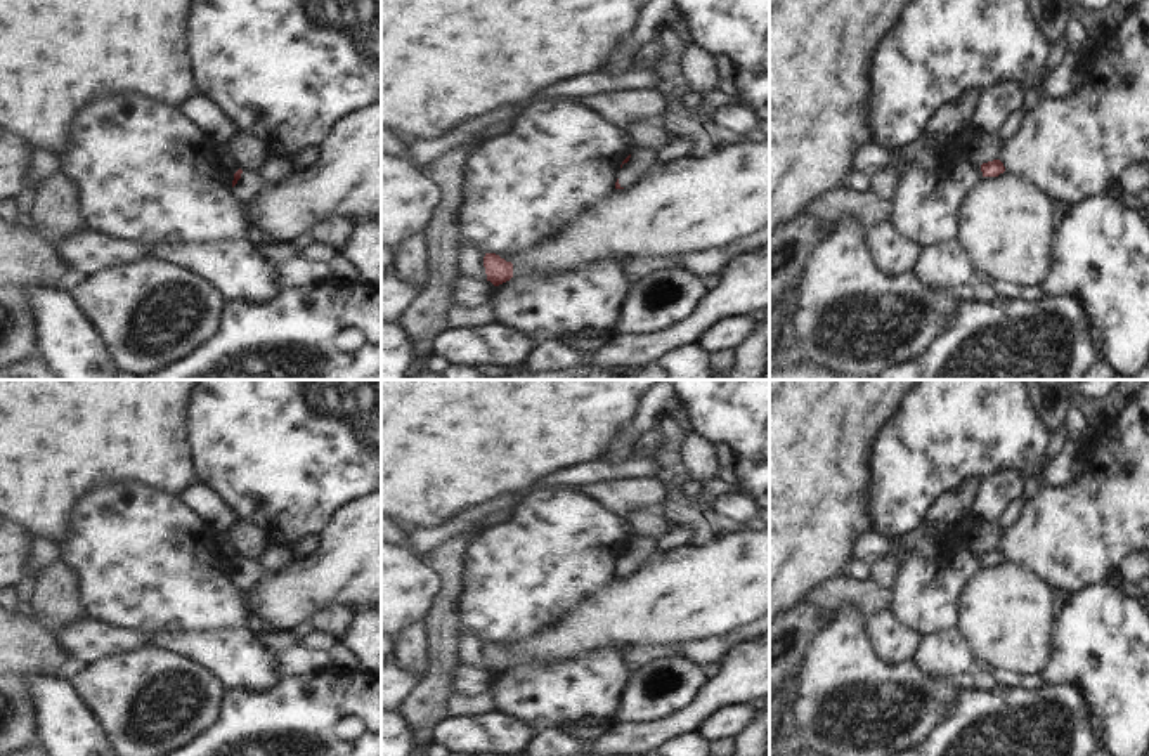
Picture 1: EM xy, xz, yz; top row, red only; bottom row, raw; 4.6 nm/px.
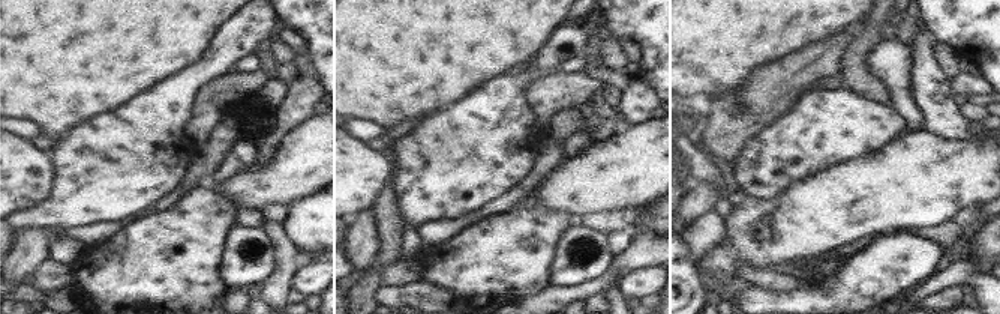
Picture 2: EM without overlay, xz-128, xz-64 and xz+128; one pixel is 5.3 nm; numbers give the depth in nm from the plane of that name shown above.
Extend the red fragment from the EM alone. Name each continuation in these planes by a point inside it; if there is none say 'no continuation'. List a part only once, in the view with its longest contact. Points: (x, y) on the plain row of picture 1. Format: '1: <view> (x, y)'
1: xy (252, 573)

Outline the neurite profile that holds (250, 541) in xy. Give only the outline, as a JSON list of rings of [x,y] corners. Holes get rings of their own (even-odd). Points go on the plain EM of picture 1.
[[[239,517],[225,532],[241,558],[262,558],[269,548],[270,539],[265,531]]]

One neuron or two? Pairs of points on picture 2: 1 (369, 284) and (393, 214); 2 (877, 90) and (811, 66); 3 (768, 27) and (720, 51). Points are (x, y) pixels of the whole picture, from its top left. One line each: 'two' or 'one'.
1: one
2: two
3: one

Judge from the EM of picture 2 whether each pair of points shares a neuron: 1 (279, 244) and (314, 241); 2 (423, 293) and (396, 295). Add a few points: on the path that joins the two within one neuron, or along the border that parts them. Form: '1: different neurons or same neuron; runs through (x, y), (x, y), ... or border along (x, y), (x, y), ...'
1: different neurons; border along (288, 209), (285, 232), (299, 251)
2: same neuron; runs through (417, 295), (402, 295)

